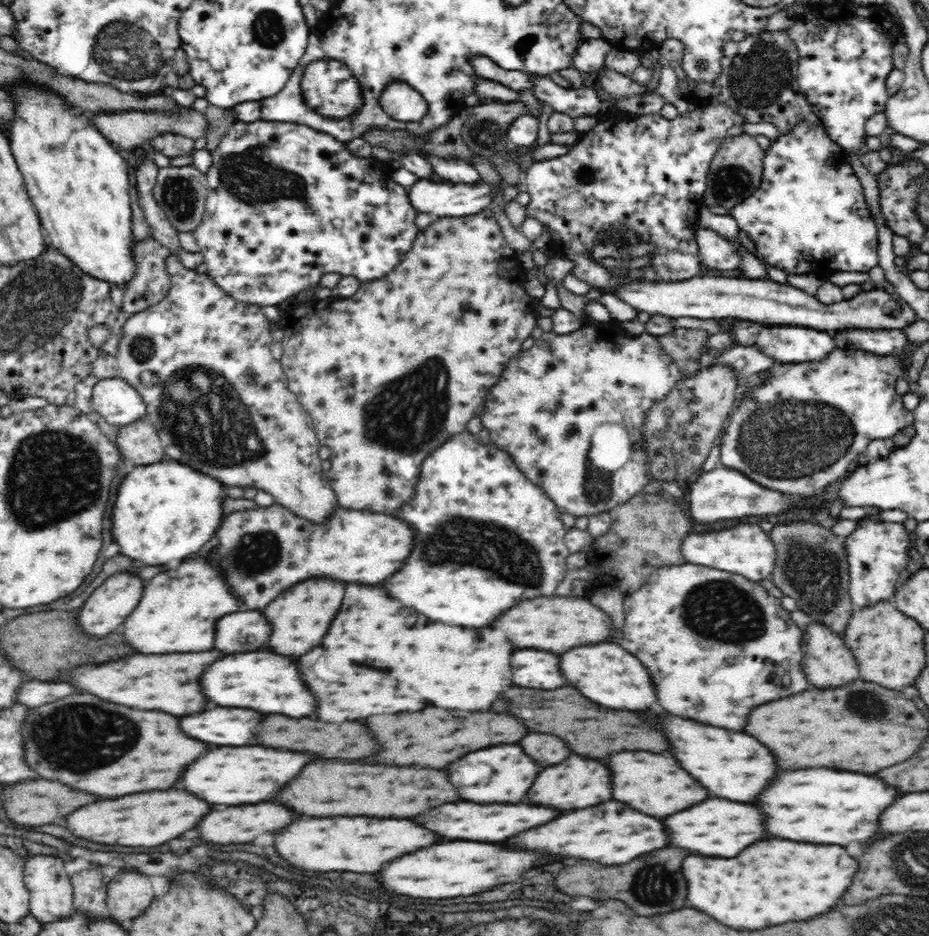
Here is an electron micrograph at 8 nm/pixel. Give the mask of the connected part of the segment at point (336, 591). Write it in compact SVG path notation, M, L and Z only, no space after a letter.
M312 577L292 586L288 594L280 594L264 610L274 626L270 648L286 656L304 656L308 652L306 648L322 644L324 632L328 632L328 624L332 624L332 616L336 616L336 608L340 608L340 600L344 598L344 588L346 586L340 584L340 580L334 580L334 586L317 586L317 578Z

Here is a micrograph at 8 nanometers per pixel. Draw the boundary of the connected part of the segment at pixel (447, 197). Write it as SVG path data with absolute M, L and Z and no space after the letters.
M428 178L417 181L412 188L408 190L409 204L418 210L418 212L428 212L435 218L442 217L462 217L472 216L474 213L484 212L490 204L497 200L497 197L506 192L507 186L510 186L502 180L499 184L487 182L481 179L475 183L434 183Z

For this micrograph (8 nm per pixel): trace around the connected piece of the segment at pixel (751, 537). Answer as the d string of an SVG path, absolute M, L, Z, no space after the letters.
M738 524L718 532L688 532L682 540L681 551L686 563L720 568L750 580L764 580L774 568L774 546L758 524Z

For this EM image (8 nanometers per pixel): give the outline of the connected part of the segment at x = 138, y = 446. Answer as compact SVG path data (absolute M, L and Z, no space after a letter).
M144 418L119 427L115 445L122 456L132 458L140 466L154 464L164 458L164 450L158 440L158 434Z

